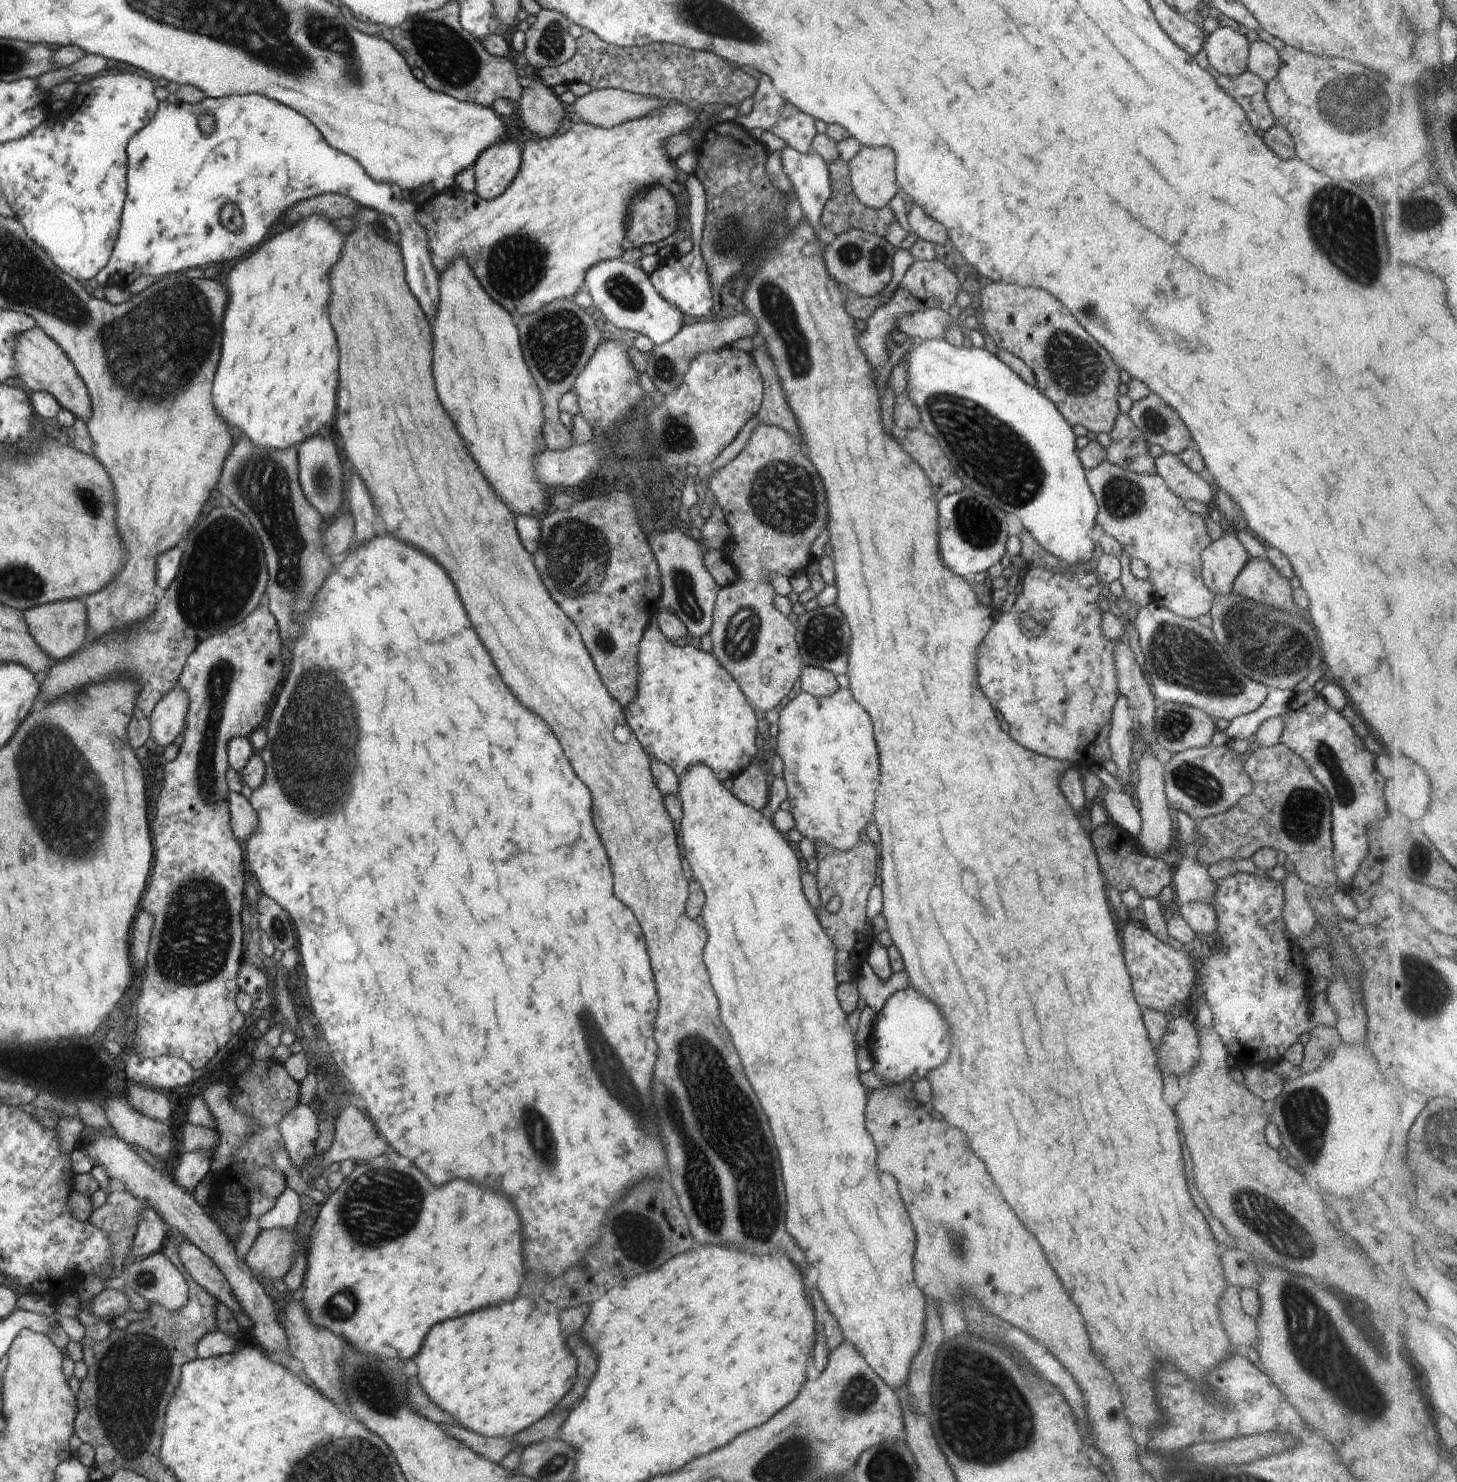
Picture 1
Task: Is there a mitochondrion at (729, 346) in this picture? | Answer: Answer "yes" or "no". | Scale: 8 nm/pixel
no

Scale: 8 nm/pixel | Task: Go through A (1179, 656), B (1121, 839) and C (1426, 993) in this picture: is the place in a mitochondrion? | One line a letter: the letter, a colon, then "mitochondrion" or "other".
A: mitochondrion
B: other
C: mitochondrion

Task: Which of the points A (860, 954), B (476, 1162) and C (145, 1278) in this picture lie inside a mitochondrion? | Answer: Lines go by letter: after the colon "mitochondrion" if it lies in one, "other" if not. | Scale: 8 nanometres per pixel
A: other
B: other
C: mitochondrion

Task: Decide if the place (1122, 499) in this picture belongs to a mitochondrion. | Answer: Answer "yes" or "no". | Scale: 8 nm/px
yes

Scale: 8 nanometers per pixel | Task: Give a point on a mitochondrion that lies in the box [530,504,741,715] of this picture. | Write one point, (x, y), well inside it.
(576, 553)

